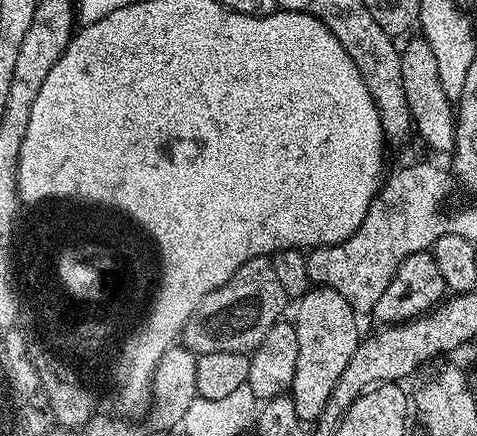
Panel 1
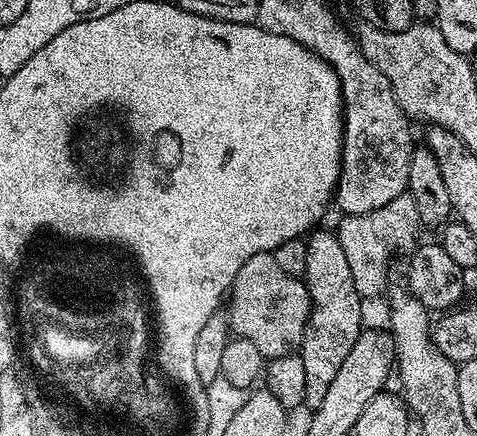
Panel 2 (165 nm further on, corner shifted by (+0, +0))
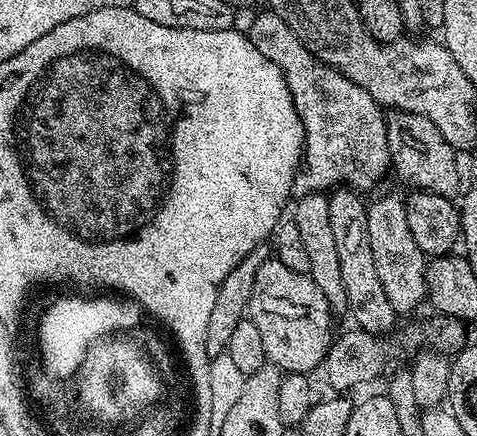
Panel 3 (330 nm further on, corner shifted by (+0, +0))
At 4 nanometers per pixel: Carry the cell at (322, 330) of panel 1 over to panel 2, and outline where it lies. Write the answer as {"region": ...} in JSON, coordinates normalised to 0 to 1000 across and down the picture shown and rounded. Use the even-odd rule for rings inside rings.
{"region":[[[656,530],[642,550],[646,564],[642,619],[633,640],[646,658],[654,709],[637,759],[637,780],[625,800],[633,839],[642,839],[637,927],[654,940],[675,931],[675,913],[686,901],[692,876],[700,876],[700,865],[717,842],[717,828],[725,823],[725,812],[734,812],[742,784],[759,759],[759,741],[755,743],[759,683],[742,656],[742,635],[734,631],[725,580],[717,573],[702,530],[671,530]]]}

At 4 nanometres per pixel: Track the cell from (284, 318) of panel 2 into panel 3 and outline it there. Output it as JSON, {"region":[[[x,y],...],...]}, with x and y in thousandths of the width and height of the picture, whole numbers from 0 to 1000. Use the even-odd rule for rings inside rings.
{"region":[[[564,592],[556,606],[541,610],[541,628],[532,638],[532,674],[520,695],[520,725],[541,748],[549,794],[558,803],[556,828],[564,835],[581,835],[589,853],[635,853],[654,858],[669,846],[679,830],[679,814],[696,794],[700,759],[696,761],[696,732],[700,718],[683,693],[683,674],[658,656],[652,633],[635,624],[618,624],[591,610],[591,601],[577,592]]]}

